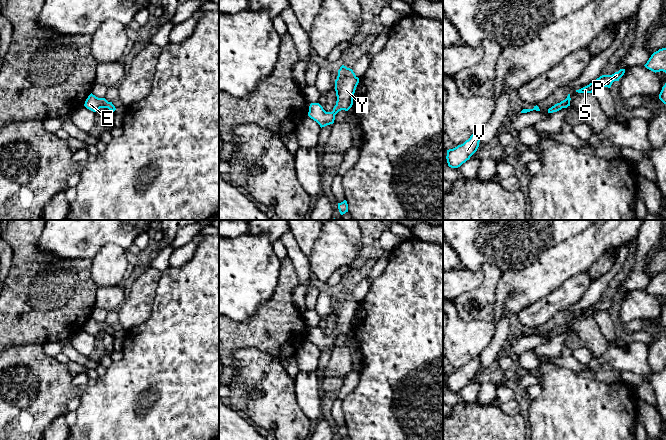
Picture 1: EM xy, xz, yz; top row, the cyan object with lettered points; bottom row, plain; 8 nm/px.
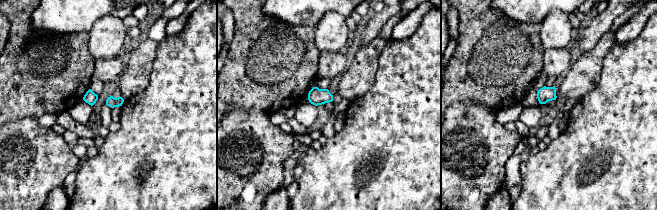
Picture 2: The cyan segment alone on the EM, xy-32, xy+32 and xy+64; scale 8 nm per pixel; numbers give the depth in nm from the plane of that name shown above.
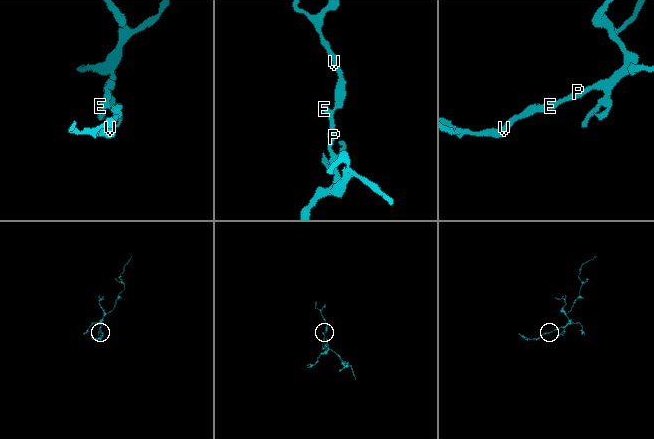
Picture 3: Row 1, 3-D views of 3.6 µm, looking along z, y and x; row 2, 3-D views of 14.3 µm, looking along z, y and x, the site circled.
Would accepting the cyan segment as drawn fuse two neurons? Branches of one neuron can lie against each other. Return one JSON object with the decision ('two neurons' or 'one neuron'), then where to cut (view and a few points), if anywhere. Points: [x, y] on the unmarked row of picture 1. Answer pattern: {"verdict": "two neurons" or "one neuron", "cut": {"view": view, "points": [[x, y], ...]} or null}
{"verdict": "one neuron", "cut": null}

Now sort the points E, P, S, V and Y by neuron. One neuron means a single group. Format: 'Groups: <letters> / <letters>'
Groups: E P S V Y

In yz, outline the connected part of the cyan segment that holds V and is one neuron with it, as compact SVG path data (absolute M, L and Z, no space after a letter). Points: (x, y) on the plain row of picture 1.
M480 356L473 357L463 368L447 374L447 387L451 392L458 392L477 375L480 366Z

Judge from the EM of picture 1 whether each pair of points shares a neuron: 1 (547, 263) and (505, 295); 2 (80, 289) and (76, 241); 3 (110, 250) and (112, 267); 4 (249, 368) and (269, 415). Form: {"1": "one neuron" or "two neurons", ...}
{"1": "one neuron", "2": "two neurons", "3": "one neuron", "4": "one neuron"}

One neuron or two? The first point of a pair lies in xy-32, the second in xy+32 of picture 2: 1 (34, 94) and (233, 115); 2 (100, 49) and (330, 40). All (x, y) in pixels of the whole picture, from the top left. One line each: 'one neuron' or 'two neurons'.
1: two neurons
2: one neuron

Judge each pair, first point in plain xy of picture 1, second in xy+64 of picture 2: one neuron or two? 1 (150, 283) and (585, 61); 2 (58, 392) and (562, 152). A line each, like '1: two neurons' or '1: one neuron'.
1: one neuron
2: two neurons

